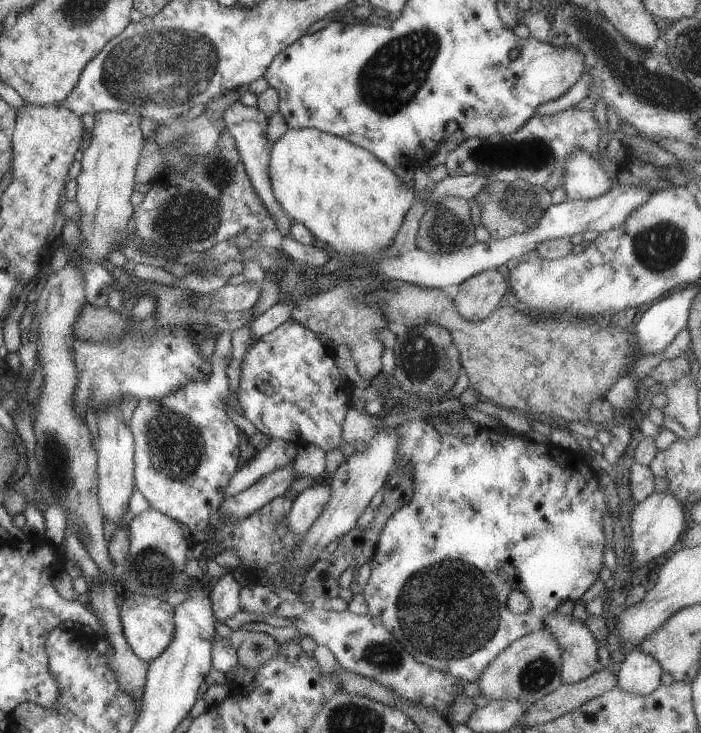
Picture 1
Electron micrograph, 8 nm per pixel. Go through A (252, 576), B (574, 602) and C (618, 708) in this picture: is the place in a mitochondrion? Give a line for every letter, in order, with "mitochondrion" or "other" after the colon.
A: other
B: other
C: other

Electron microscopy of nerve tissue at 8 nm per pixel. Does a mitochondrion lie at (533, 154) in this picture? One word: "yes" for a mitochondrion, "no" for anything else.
yes

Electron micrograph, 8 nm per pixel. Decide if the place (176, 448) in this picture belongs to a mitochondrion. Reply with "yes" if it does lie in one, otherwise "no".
yes

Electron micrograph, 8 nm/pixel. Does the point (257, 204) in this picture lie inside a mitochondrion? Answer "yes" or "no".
no

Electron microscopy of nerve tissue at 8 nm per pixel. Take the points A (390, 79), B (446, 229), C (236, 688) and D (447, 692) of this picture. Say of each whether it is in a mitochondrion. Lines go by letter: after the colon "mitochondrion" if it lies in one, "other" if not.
A: mitochondrion
B: mitochondrion
C: other
D: other

